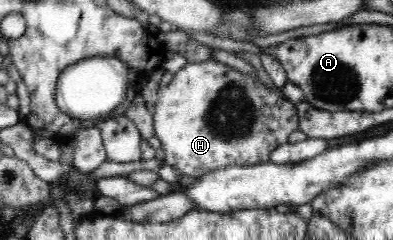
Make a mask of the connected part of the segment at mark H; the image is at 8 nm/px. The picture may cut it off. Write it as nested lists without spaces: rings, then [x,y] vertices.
[[[210,59],[189,62],[177,71],[171,82],[159,89],[153,112],[155,136],[161,141],[166,163],[189,177],[231,164],[267,163],[271,152],[300,130],[295,104],[284,94],[265,86],[258,78]]]

